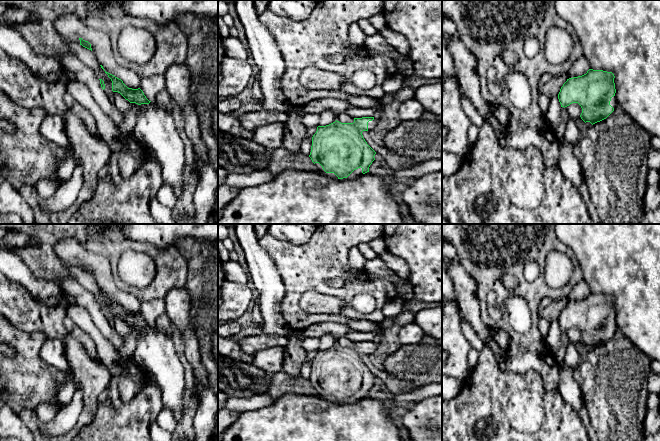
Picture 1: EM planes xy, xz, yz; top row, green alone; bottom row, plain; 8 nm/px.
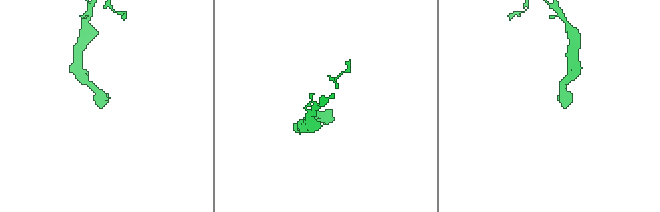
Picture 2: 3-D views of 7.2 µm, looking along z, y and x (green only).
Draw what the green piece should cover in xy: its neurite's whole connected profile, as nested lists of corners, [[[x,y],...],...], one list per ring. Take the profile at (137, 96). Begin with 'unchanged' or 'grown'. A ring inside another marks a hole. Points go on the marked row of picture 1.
grown | [[[105,73],[112,81],[113,92],[120,93],[130,103],[140,106],[132,136],[157,157],[163,183],[172,187],[179,201],[184,187],[185,148],[172,116],[149,101],[140,88],[128,88],[121,79]]]

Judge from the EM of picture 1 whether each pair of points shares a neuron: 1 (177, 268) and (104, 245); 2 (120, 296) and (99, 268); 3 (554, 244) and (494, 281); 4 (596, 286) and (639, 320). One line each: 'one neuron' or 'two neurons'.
1: one neuron
2: one neuron
3: one neuron
4: one neuron

